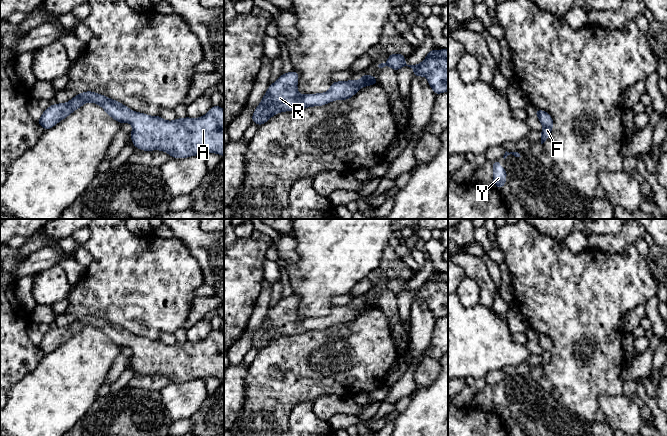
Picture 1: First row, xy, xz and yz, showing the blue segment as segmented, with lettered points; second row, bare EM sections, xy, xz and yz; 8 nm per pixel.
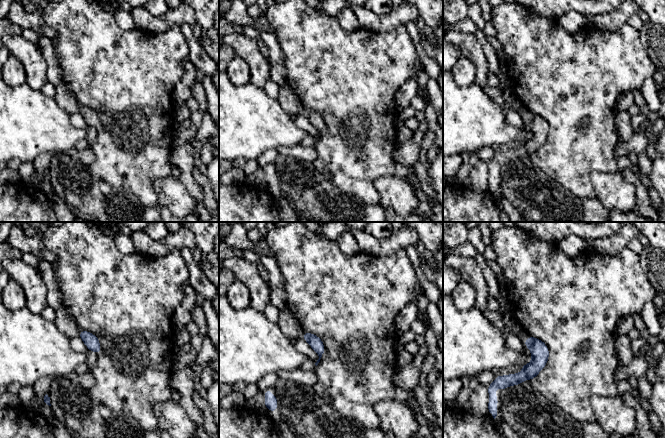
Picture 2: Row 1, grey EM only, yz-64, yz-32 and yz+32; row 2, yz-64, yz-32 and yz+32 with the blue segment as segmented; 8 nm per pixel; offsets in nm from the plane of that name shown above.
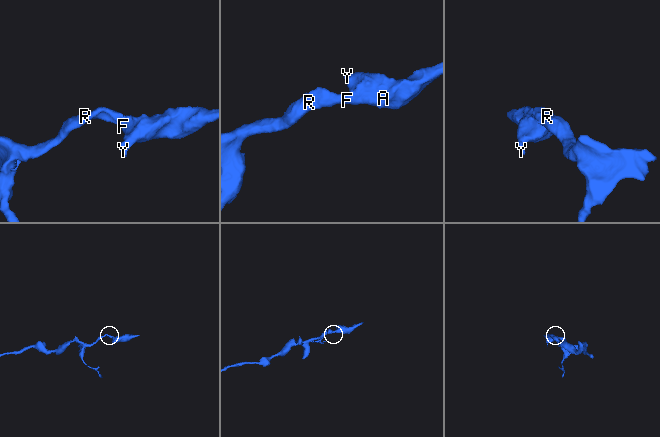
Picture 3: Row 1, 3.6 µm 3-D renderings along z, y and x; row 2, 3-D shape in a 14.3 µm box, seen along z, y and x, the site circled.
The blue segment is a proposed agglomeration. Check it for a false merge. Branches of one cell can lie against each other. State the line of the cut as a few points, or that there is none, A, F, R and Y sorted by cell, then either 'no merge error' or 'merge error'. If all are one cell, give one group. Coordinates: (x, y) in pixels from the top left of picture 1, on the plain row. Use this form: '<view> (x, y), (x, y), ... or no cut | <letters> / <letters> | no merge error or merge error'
no cut | A F R Y | no merge error

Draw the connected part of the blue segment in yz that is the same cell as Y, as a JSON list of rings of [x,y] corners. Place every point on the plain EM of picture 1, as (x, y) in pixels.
[[[500,383],[492,386],[492,390],[494,393],[493,407],[496,409],[497,413],[500,413],[506,409],[507,394],[500,391]]]

